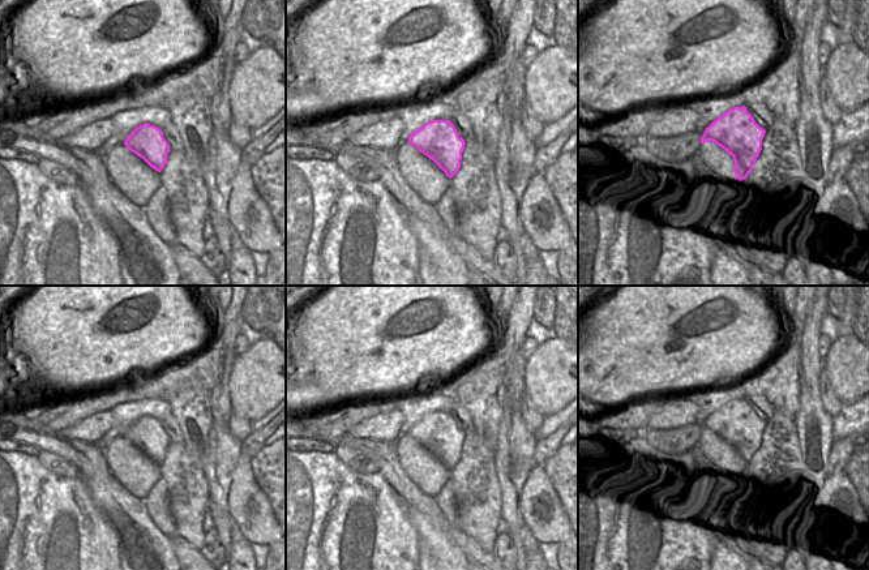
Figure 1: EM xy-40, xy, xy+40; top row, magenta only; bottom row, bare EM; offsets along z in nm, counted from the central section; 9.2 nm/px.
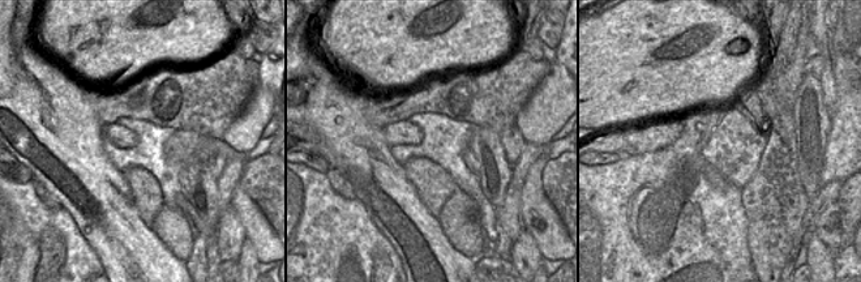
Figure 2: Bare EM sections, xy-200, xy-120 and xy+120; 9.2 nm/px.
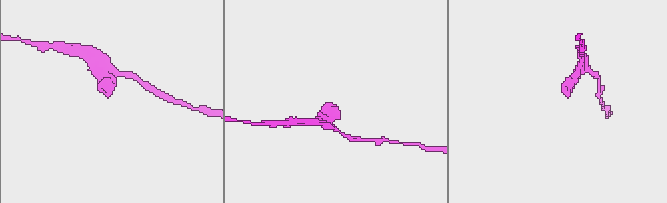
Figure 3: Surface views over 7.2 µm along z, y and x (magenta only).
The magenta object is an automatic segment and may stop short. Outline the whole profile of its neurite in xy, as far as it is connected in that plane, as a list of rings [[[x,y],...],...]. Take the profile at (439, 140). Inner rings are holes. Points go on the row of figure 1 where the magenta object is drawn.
[[[450,120],[425,123],[408,137],[408,142],[432,159],[448,177],[459,171],[466,142]]]

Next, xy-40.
[[[147,123],[137,127],[125,140],[124,145],[136,155],[142,158],[151,168],[160,172],[171,151],[163,132]]]

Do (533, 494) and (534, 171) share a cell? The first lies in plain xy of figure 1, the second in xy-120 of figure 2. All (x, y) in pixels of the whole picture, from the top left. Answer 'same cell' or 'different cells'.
same cell

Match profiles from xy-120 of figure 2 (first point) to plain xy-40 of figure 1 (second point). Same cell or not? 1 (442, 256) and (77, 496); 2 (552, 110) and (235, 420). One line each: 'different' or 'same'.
1: different
2: different

